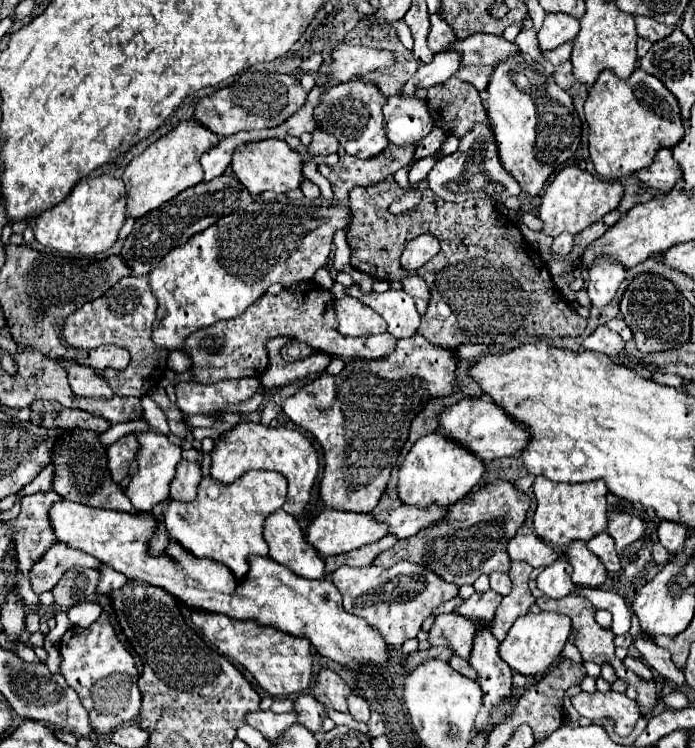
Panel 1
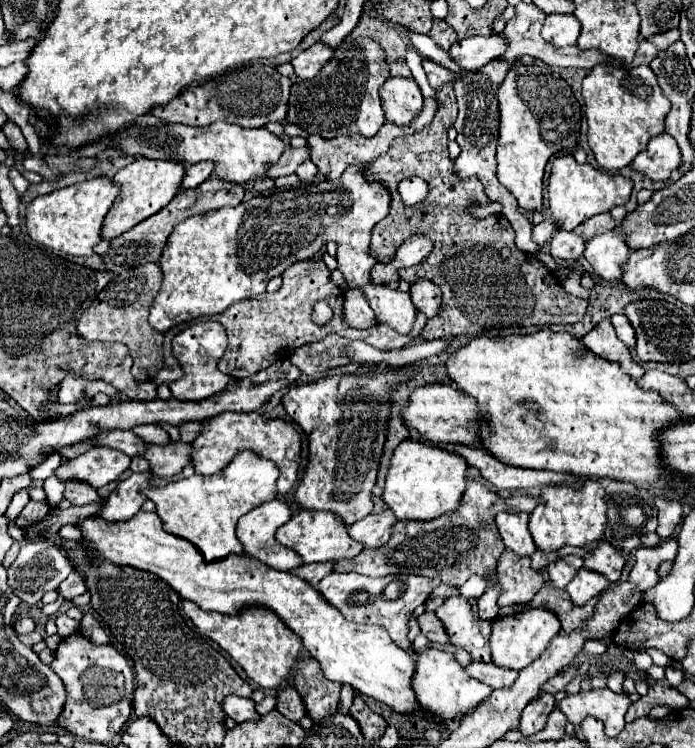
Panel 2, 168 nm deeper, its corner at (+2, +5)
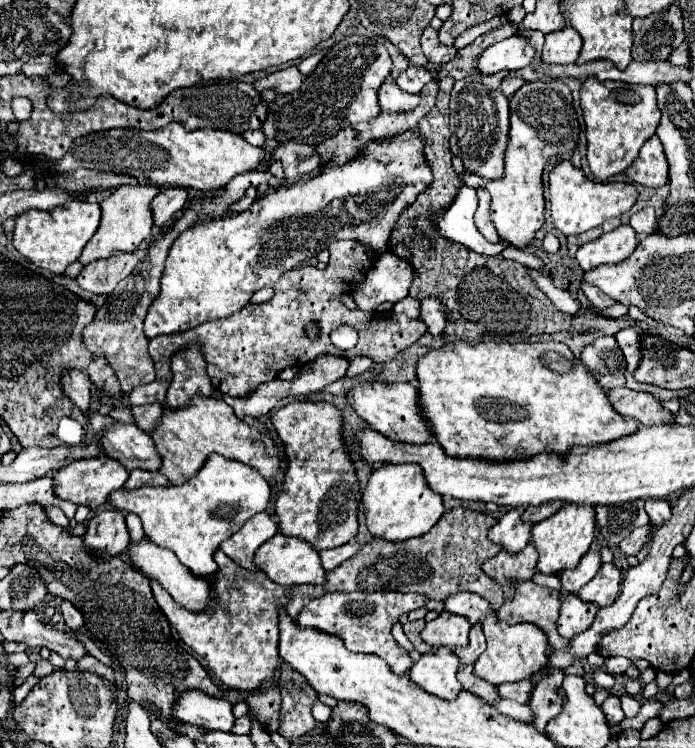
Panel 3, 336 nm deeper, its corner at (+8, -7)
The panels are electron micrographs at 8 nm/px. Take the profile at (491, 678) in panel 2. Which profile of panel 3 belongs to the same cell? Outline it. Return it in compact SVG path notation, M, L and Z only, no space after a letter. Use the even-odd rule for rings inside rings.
M529 680L523 682L513 682L513 684L499 684L497 692L501 698L511 698L517 702L527 702L529 700L529 692L531 692L531 684Z

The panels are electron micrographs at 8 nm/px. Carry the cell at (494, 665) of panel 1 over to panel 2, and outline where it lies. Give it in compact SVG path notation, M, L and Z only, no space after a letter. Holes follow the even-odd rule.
M463 596L447 598L445 604L435 610L435 614L445 624L449 644L465 648L473 656L473 660L491 662L489 652L491 622L479 620L475 598Z

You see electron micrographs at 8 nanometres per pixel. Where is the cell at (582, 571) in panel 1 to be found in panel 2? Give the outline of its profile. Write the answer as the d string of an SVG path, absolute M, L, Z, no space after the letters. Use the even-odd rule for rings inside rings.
M581 568L577 572L577 576L567 584L567 592L573 600L573 604L585 606L591 598L595 598L597 594L601 594L611 582L605 580L605 576L591 572L587 568Z

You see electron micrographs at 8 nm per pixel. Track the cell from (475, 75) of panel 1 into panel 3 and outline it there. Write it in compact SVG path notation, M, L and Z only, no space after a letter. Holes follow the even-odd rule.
M509 74L509 76L505 76L505 78L501 80L501 92L503 92L503 96L507 96L507 98L509 98L509 96L511 96L513 92L517 92L523 84L525 84L525 82L523 82L521 78L517 78L517 76L511 76L511 74Z

